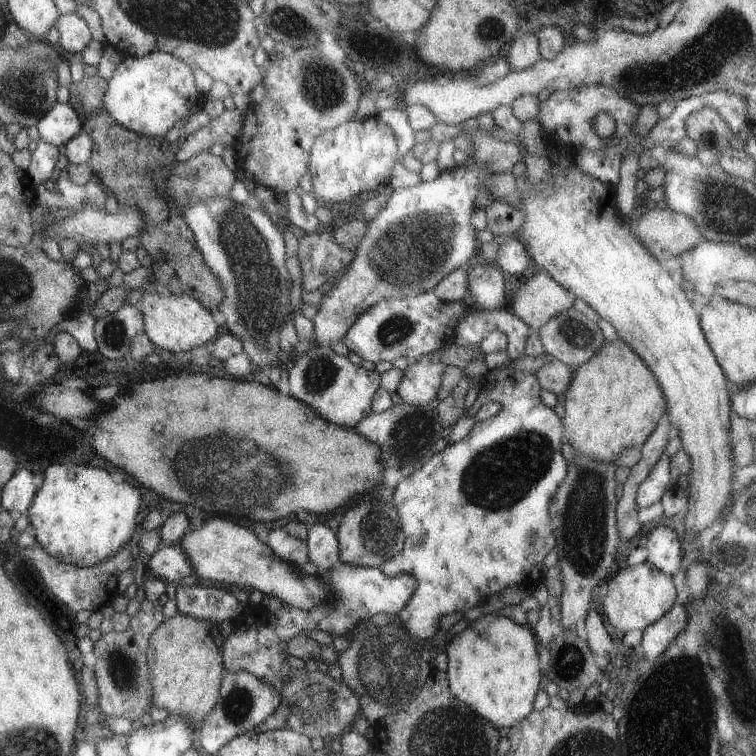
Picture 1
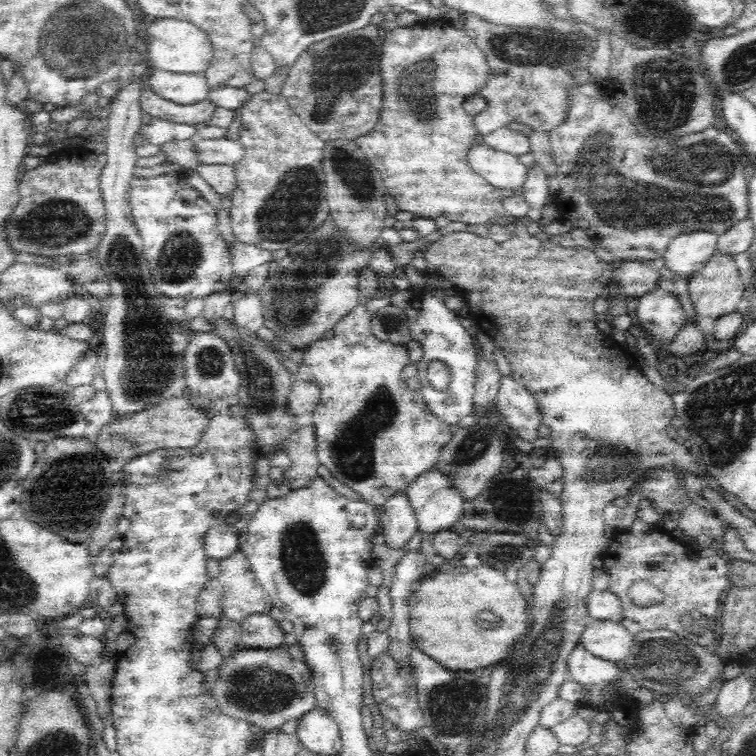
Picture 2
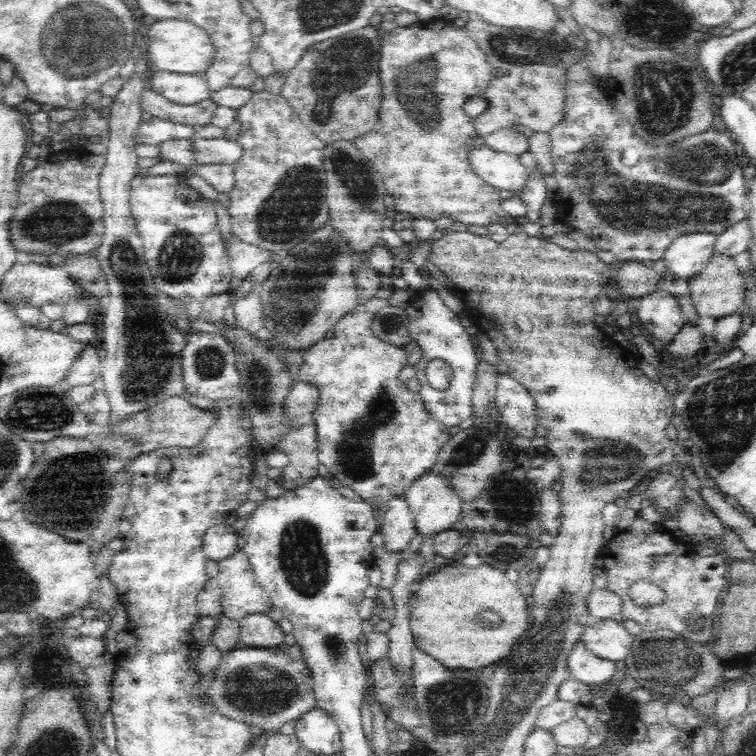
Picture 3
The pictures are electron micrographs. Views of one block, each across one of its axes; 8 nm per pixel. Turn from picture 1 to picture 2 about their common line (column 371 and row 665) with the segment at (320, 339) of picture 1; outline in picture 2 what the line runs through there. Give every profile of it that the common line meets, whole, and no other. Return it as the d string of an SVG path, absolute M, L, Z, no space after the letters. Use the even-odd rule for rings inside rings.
M240 649L232 657L224 659L217 669L218 678L210 690L219 711L230 718L260 727L263 733L279 731L289 720L298 721L317 708L315 685L309 667L302 660L294 660L284 649Z

